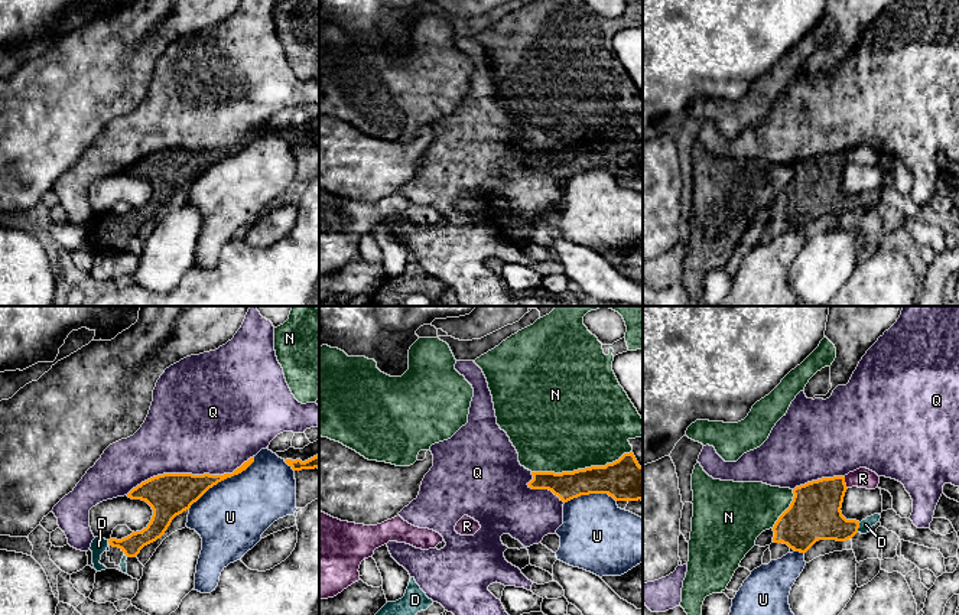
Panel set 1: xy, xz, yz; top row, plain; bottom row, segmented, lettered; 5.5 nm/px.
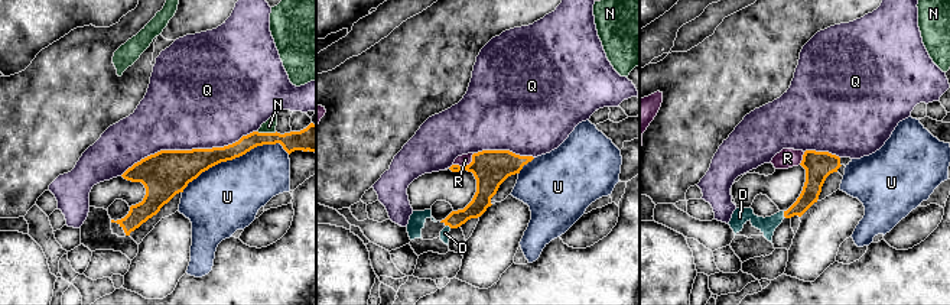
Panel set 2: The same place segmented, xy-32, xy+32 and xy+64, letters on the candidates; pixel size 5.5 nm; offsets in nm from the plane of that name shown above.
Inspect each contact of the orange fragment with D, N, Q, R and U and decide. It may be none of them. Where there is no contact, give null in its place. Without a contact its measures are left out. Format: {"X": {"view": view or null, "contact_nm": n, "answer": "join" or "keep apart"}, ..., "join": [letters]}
{"D": {"view": "yz", "contact_nm": 60, "answer": "join"}, "N": {"view": "xz", "contact_nm": 550, "answer": "keep apart"}, "Q": {"view": "xy", "contact_nm": 750, "answer": "keep apart"}, "R": {"view": "yz", "contact_nm": 70, "answer": "keep apart"}, "U": {"view": "xy", "contact_nm": 480, "answer": "keep apart"}, "join": ["D"]}

